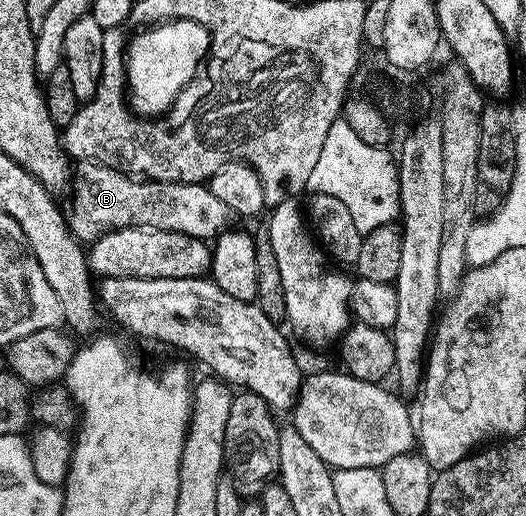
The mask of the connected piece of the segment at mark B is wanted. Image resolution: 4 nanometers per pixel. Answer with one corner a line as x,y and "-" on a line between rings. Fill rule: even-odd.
81,161
76,164
75,174
71,179
73,196
67,207
67,224
71,234
78,241
89,241
94,238
93,227
101,227
102,232
118,231
124,227
152,227
154,231
174,231
206,241
216,240
222,231
230,226
231,212
205,183
161,183
158,179
130,177
126,172
108,167
106,163

